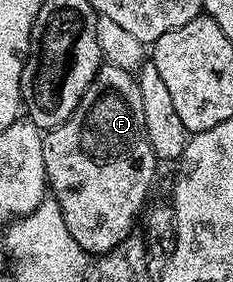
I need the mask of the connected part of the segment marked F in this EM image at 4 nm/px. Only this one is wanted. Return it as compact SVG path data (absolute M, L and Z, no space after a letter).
M109 65L99 67L98 72L94 74L94 80L88 85L84 97L78 102L76 109L68 117L68 121L64 121L58 127L49 128L42 136L42 144L44 145L44 169L49 192L60 205L60 213L64 213L64 225L68 225L68 233L74 238L76 245L80 245L80 249L84 249L86 254L91 257L101 257L129 239L147 206L146 198L150 195L154 174L157 173L158 166L160 166L160 160L152 149L152 141L148 141L148 129L144 129L144 101L140 97L140 85L137 78L124 69L116 69Z

